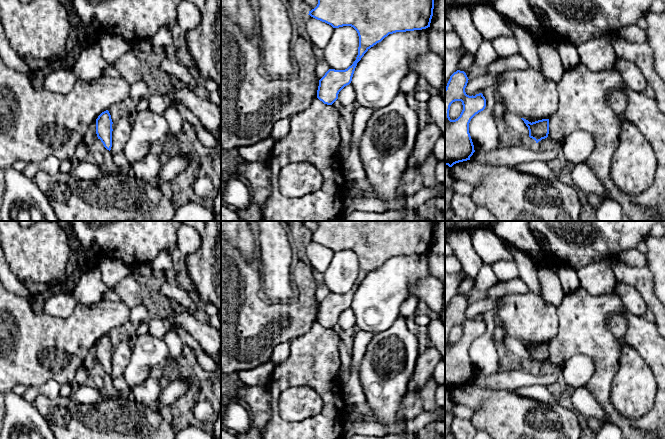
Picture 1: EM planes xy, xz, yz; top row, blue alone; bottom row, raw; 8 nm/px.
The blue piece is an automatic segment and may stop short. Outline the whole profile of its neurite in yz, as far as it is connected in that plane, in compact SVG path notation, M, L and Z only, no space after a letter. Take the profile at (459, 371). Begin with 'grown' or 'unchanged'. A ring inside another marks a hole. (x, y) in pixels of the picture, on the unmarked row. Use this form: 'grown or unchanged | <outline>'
unchanged | M464 295L454 296L445 312L445 389L470 384L475 376L469 357L471 343L486 331L486 323L482 317L469 320L465 316L468 301ZM455 325L461 325L463 334L460 340L451 344L450 330Z

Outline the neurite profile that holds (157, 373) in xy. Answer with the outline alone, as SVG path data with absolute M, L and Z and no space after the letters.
M159 367L152 368L150 371L150 377L158 381L165 382L163 368L159 368Z

